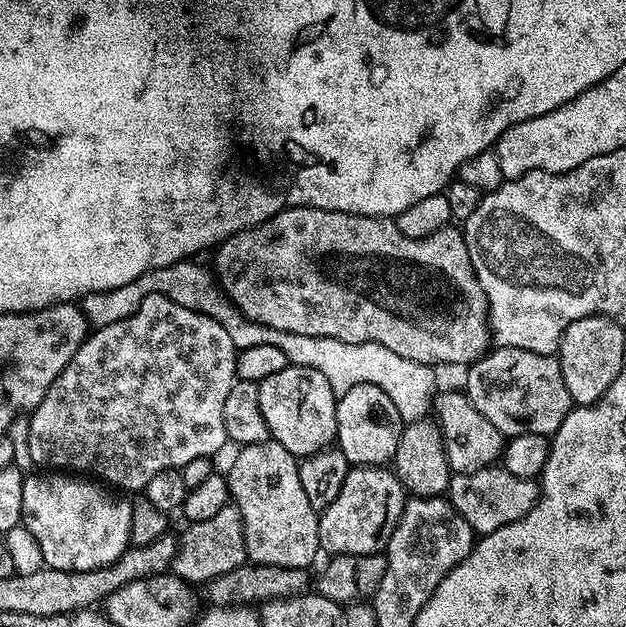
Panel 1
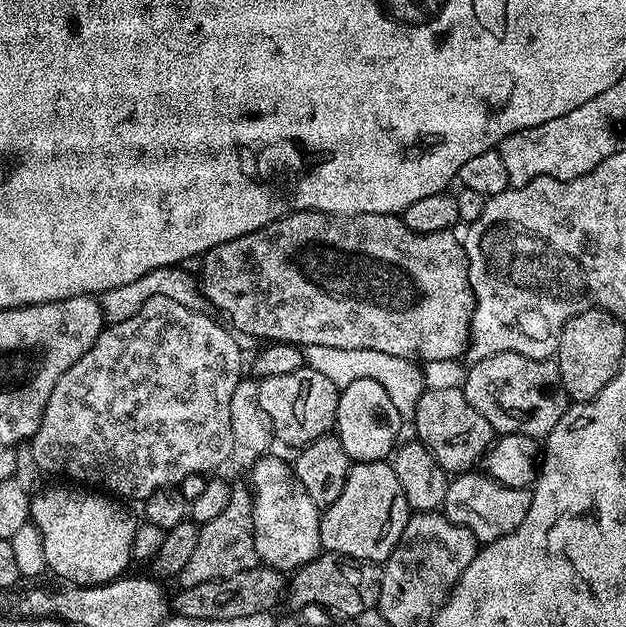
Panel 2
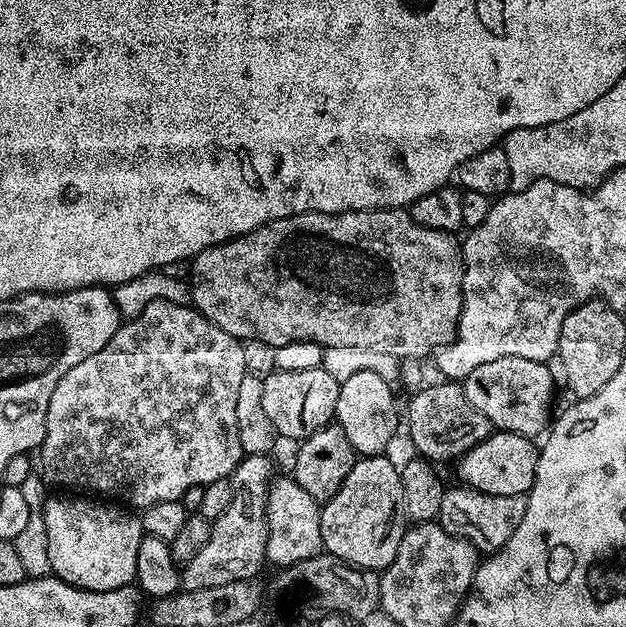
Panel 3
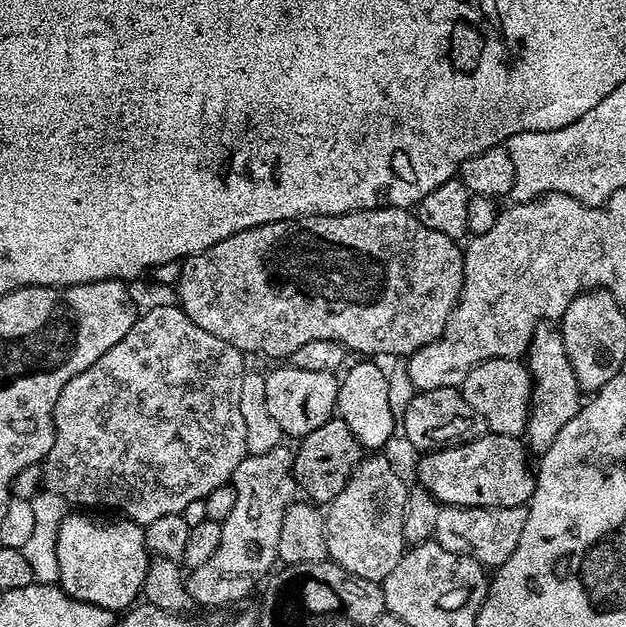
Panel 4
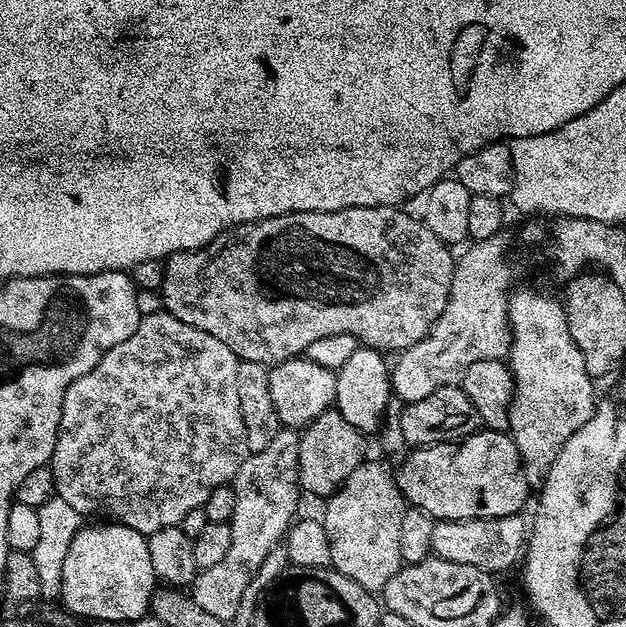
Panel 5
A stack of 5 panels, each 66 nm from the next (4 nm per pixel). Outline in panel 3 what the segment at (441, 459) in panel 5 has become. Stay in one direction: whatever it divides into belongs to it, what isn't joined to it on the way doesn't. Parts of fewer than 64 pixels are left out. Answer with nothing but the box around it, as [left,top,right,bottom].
[455,431,540,496]

